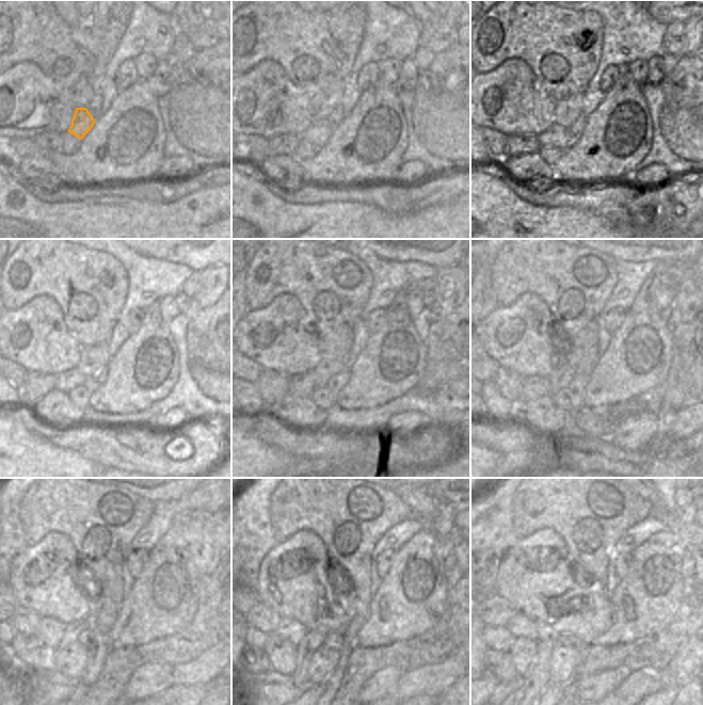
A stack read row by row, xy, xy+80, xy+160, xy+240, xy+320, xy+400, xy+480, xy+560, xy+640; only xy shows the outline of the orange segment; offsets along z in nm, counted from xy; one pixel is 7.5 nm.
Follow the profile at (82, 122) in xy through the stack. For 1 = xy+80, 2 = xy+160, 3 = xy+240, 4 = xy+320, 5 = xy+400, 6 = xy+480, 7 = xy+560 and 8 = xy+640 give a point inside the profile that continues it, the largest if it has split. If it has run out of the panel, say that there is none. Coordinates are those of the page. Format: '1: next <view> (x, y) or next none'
1: next xy+80 (319, 131)
2: next xy+160 (557, 135)
3: next xy+240 (66, 381)
4: next xy+320 (301, 385)
5: next xy+400 (532, 387)
6: next xy+480 (50, 633)
7: next xy+560 (290, 629)
8: next xy+640 (518, 625)

